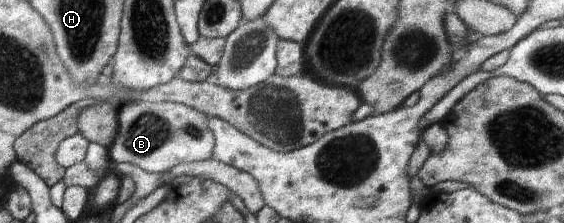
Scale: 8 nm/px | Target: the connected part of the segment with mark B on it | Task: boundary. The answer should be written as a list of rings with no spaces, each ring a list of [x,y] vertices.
[[[121,102],[118,132],[107,149],[109,161],[127,162],[152,174],[162,174],[182,163],[209,160],[214,150],[214,135],[208,119],[196,109],[177,102]]]

